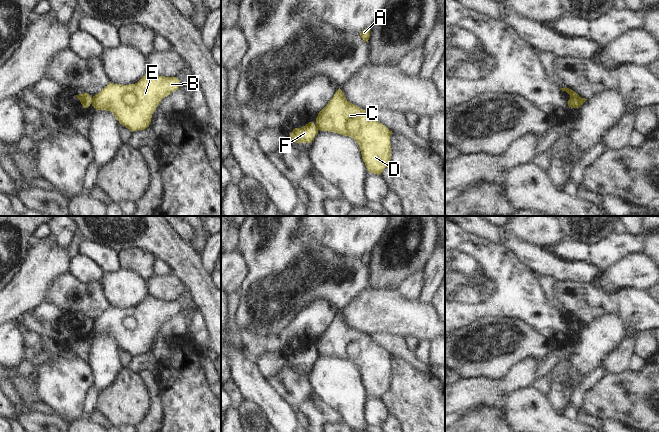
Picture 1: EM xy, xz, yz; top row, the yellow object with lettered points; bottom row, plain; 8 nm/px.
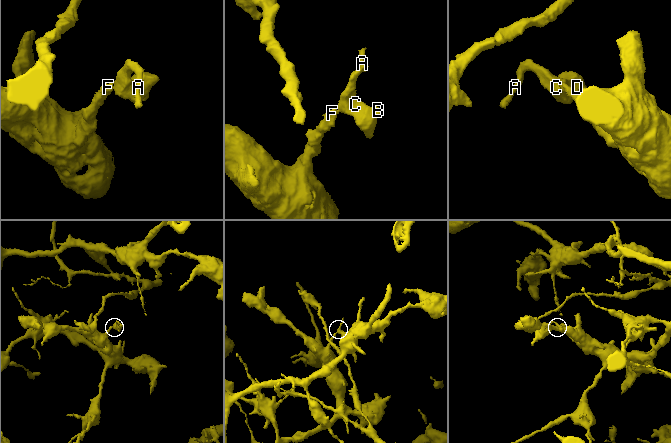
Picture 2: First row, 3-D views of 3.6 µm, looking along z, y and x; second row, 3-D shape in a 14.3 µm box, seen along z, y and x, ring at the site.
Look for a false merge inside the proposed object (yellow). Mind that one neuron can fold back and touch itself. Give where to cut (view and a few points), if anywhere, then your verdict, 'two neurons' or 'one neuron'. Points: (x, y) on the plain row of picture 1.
cut in xy along (93, 322), (92, 326); two neurons

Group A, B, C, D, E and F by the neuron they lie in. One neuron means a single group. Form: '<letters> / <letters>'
A B C D E / F

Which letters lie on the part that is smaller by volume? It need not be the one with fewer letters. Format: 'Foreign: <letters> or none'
Foreign: A, B, C, D, E

